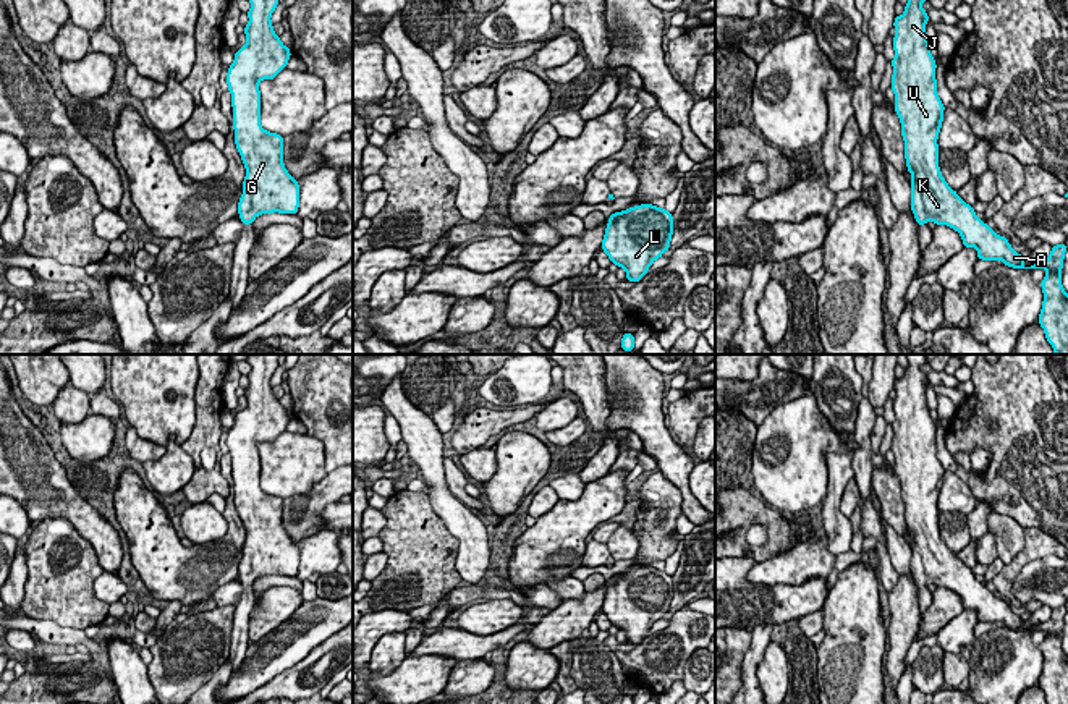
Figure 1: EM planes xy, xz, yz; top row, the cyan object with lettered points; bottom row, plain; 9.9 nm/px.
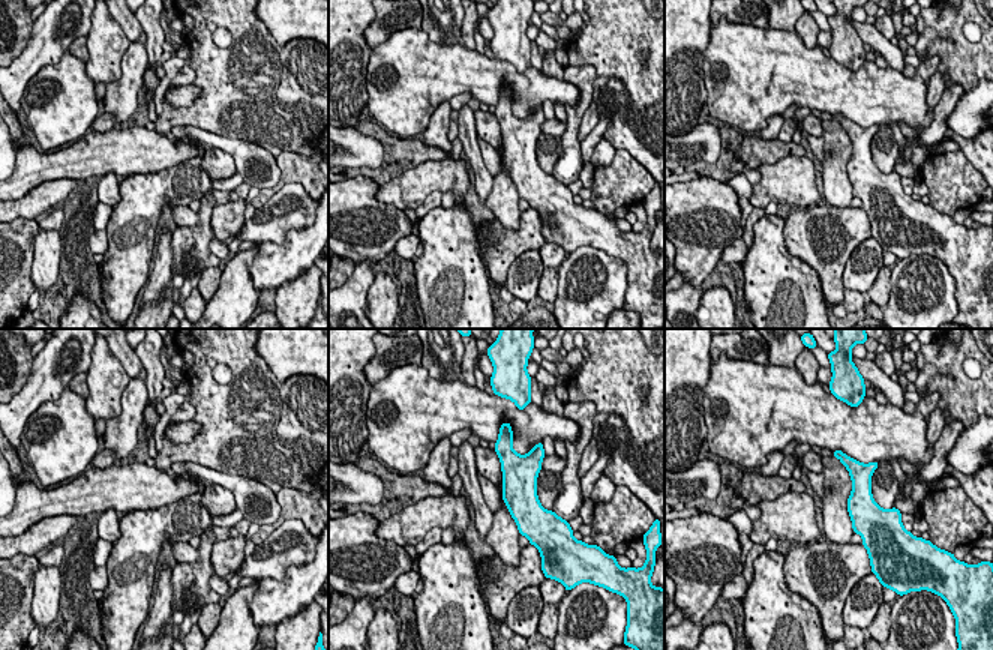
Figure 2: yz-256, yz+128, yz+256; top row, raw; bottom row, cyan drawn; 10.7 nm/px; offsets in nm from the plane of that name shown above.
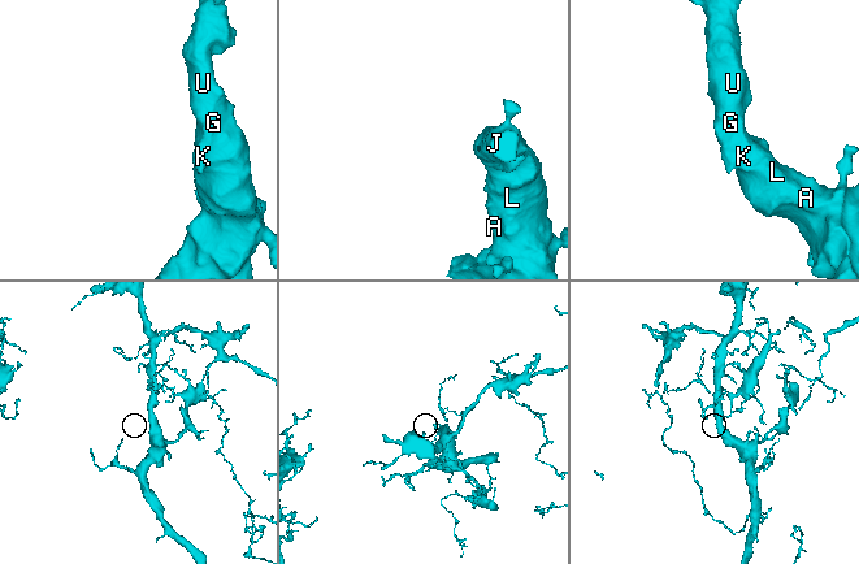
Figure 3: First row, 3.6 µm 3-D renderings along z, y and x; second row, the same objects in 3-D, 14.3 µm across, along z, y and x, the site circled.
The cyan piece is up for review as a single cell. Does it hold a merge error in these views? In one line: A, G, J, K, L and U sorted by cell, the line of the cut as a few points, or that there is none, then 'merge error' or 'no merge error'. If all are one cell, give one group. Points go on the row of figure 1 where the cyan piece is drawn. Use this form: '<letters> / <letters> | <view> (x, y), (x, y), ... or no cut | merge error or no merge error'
A G J K L U | no cut | no merge error

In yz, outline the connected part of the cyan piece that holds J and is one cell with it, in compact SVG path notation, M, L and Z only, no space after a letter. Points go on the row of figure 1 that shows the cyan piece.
M908 0L905 13L895 16L896 36L893 37L895 58L892 89L895 92L895 112L901 121L901 136L905 139L905 157L908 172L913 175L911 184L911 210L919 227L926 222L935 222L937 225L948 225L956 230L964 248L976 248L977 259L982 261L1003 261L1005 265L1013 269L1045 269L1047 275L1040 286L1044 291L1042 311L1039 314L1039 324L1045 332L1047 341L1053 346L1055 354L1068 354L1068 295L1062 286L1063 257L1066 252L1065 243L1052 248L1050 256L1045 261L1039 261L1031 267L1024 267L1024 257L1011 249L1011 244L1005 236L998 236L992 228L976 217L973 206L968 206L958 197L939 168L939 146L937 138L943 120L943 104L937 95L935 81L935 60L930 55L930 47L926 34L926 23L929 16L921 3L927 0Z

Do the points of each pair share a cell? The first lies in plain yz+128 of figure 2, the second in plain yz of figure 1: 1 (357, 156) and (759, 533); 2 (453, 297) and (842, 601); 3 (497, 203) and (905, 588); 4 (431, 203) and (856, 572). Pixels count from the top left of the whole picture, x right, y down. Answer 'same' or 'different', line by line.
1: same
2: same
3: same
4: different

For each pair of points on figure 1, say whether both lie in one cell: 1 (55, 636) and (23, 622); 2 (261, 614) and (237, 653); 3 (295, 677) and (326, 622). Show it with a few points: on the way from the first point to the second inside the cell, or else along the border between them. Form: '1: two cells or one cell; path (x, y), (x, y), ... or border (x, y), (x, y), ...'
1: one cell; path (47, 631), (31, 625)
2: two cells; border (253, 606), (248, 615), (246, 638)
3: two cells; border (335, 631), (293, 665), (275, 675)

